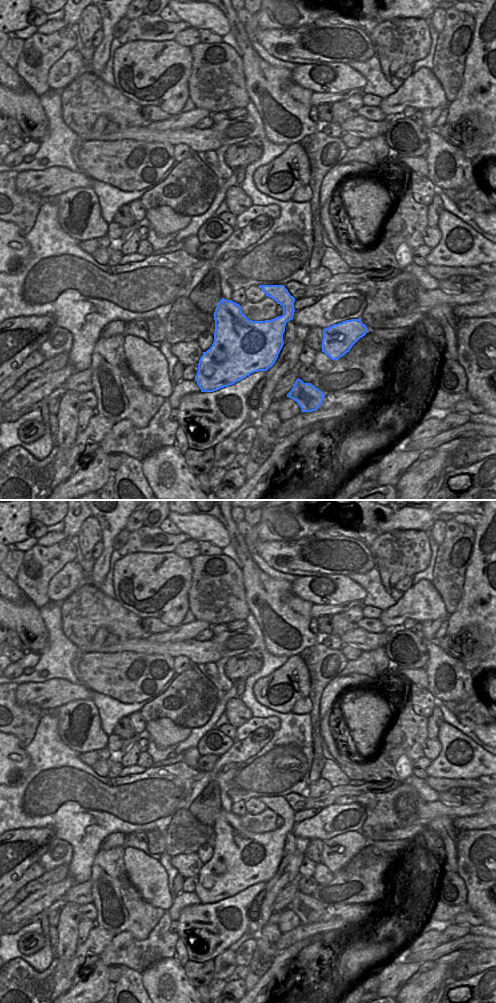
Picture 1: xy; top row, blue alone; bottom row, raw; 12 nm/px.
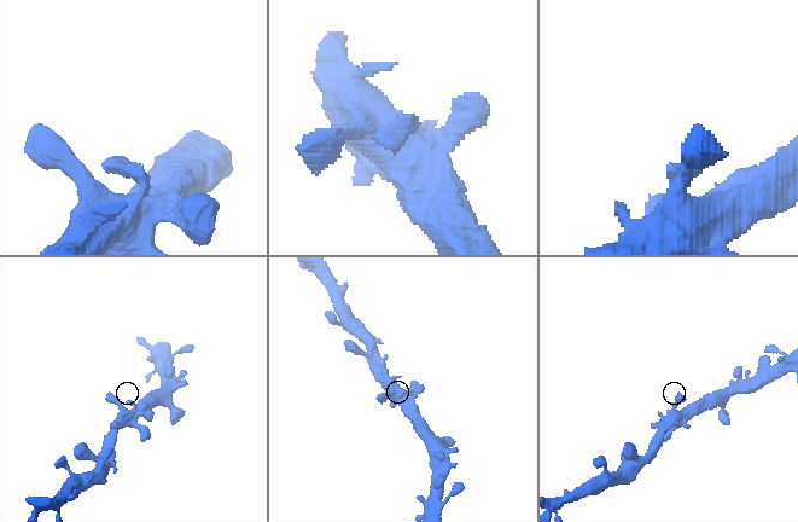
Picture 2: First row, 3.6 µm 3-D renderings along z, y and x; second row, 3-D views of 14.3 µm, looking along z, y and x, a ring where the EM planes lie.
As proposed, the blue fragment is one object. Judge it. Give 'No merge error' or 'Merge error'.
No merge error.

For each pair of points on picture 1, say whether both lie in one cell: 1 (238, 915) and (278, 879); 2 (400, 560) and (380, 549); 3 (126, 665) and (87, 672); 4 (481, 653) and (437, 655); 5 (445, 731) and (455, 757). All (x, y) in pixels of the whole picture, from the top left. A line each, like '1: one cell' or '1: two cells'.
1: two cells
2: one cell
3: one cell
4: two cells
5: one cell

